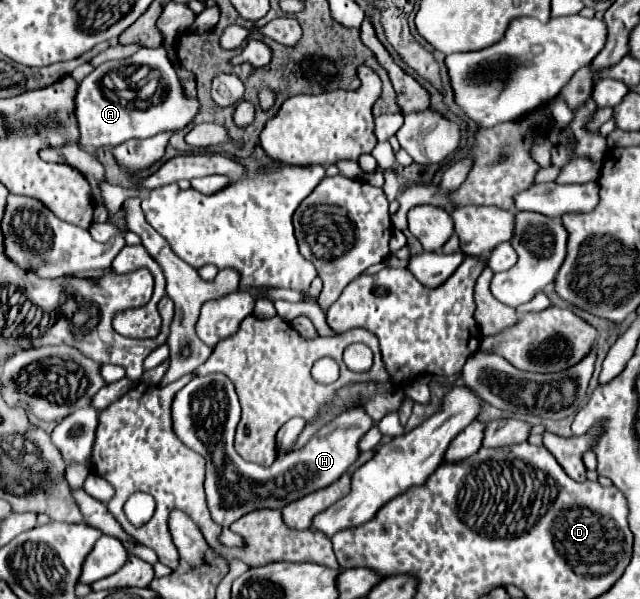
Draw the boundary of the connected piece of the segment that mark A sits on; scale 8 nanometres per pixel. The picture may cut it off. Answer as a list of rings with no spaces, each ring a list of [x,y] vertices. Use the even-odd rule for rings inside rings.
[[[163,46],[143,48],[127,60],[101,64],[79,84],[75,104],[75,114],[81,130],[79,144],[85,150],[101,146],[115,148],[125,140],[149,138],[157,132],[179,132],[189,126],[199,112],[199,98],[185,94]],[[143,66],[145,76],[135,76]],[[139,92],[145,96],[139,96]]]

